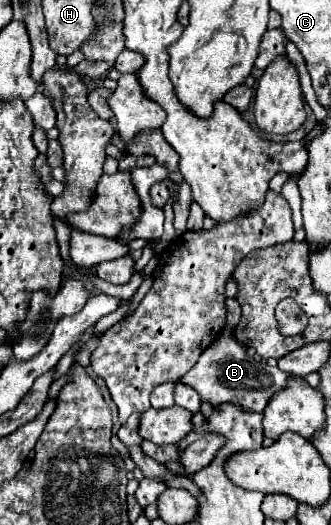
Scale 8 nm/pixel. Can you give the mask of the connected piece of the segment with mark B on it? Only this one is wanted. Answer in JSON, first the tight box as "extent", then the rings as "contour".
{"extent":[182,334,292,412],"contour":[[[222,334],[218,336],[200,356],[200,360],[182,376],[182,382],[192,386],[202,400],[208,400],[212,406],[222,402],[238,404],[252,412],[262,412],[270,402],[270,396],[286,388],[286,380],[292,374],[282,372],[276,366],[270,366],[262,358],[252,358],[246,354],[246,348],[236,342],[234,336]]]}

